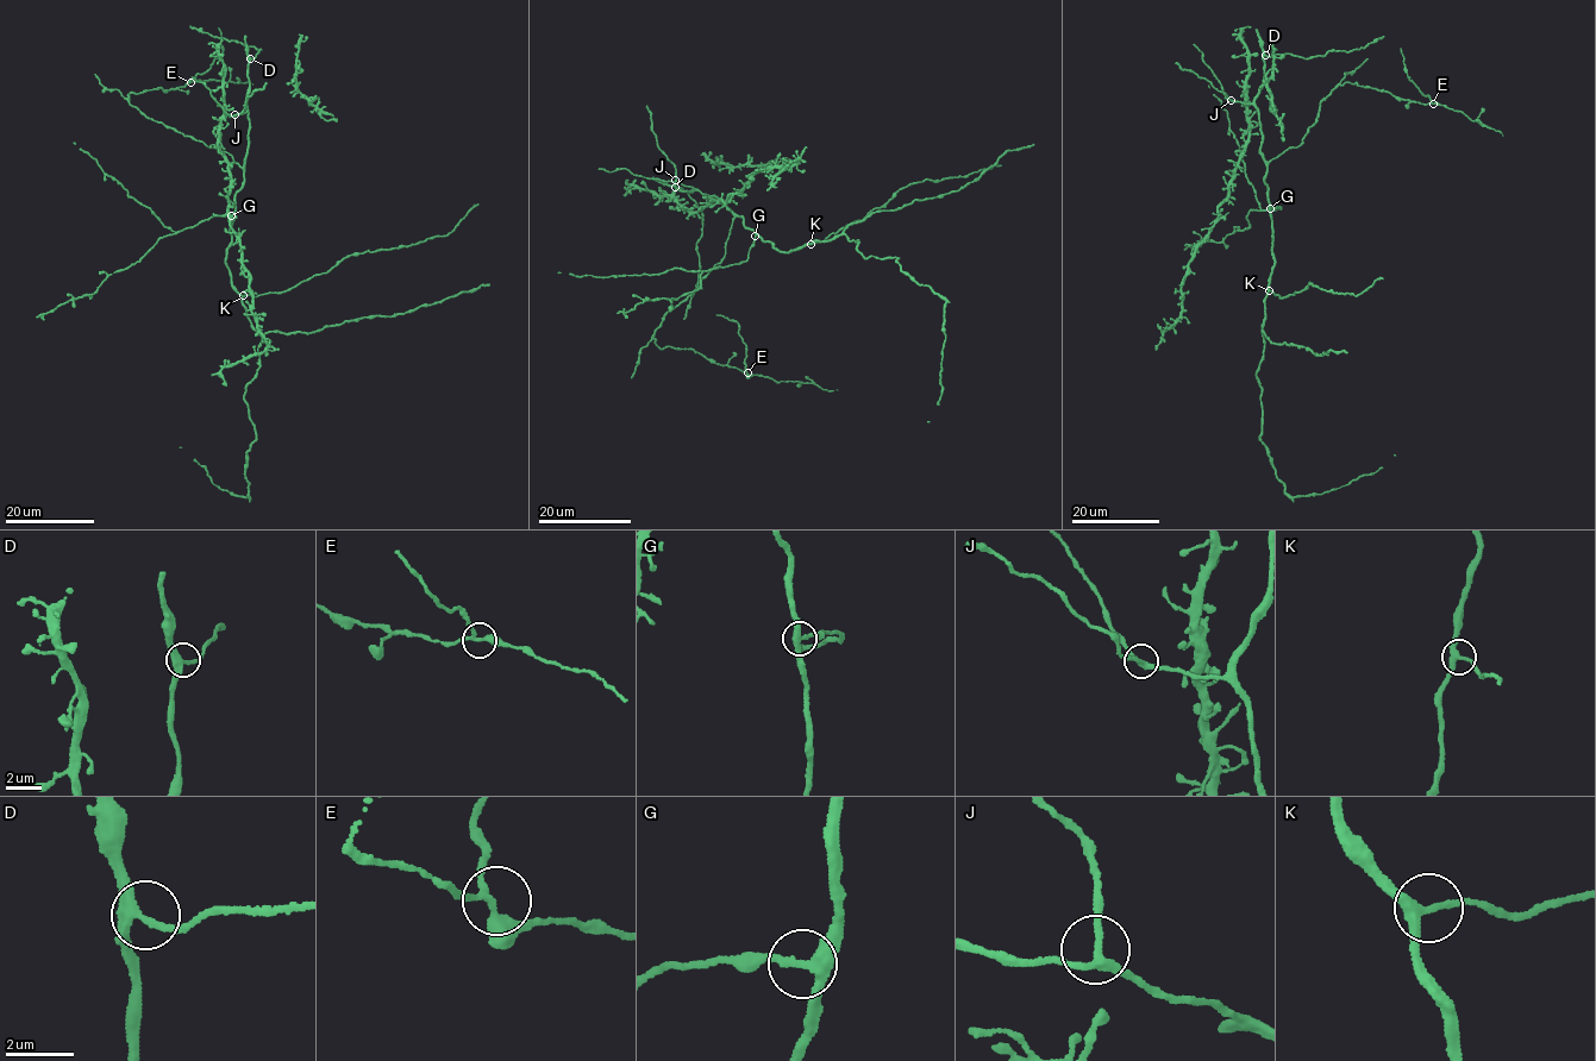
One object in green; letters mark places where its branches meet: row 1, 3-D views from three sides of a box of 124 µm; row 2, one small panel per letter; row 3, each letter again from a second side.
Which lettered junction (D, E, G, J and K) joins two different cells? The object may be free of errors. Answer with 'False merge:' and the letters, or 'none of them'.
False merge: none of them

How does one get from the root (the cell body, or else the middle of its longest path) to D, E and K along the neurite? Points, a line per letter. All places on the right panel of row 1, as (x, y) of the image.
D: (1269, 201), (1264, 180), (1266, 161), (1260, 150), (1262, 127), (1255, 101), (1263, 83), (1265, 55)
E: (1269, 201), (1264, 176), (1269, 162), (1300, 146), (1315, 123), (1321, 100), (1337, 86), (1349, 82), (1433, 104)
K: (1269, 201), (1274, 261), (1269, 290)

